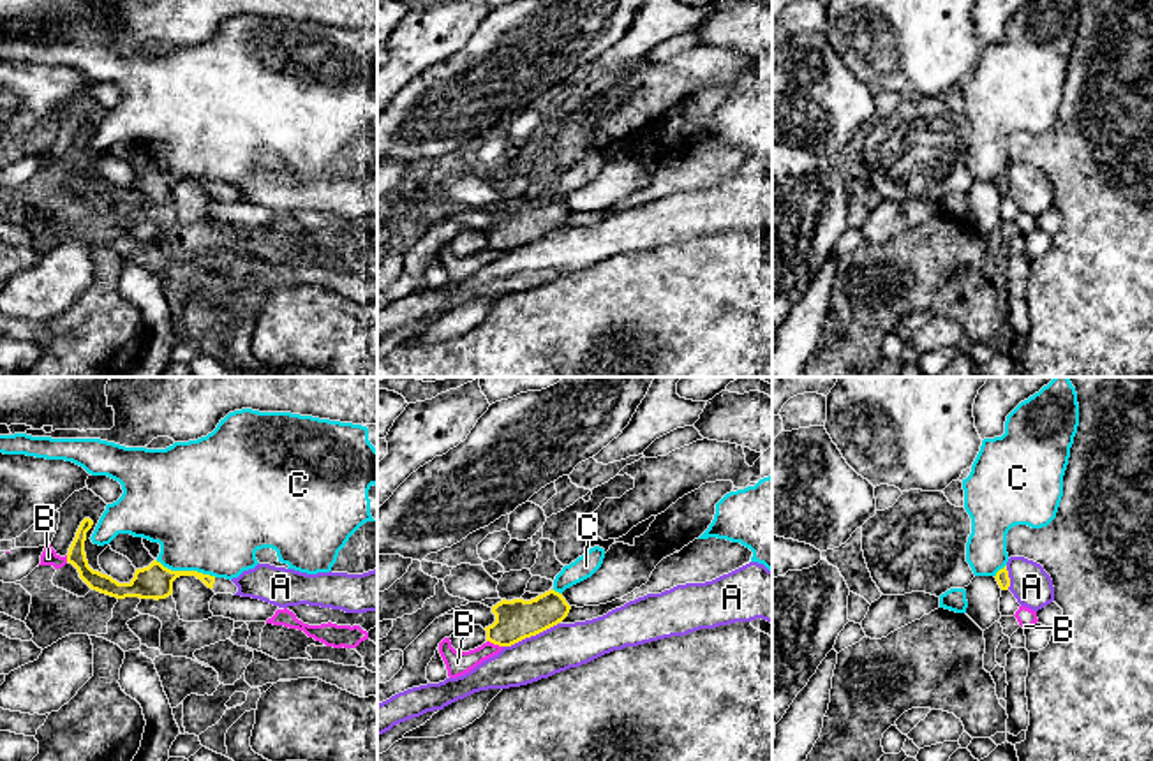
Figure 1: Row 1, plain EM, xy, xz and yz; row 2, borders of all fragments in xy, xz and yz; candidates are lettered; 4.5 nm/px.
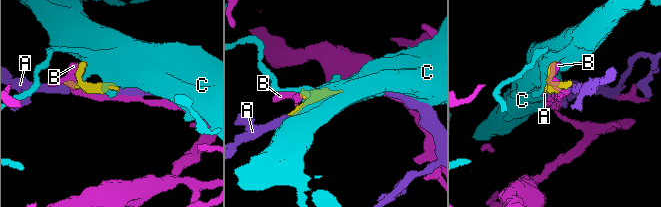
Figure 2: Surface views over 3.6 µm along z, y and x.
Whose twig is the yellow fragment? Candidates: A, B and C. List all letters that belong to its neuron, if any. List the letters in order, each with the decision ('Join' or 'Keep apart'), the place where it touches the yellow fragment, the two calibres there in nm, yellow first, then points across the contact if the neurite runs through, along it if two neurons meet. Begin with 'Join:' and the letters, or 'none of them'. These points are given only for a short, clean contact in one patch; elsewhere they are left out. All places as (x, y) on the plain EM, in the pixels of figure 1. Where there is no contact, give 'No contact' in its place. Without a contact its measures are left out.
Join: none of them
A: Keep apart. Touches yellow at xz (529, 242). Thickness 190 nm (yellow) against 200 nm
B: Keep apart. Touches yellow at xz (494, 249). Thickness 190 nm (yellow) against 110 nm
C: Keep apart. Touches yellow at xy (185, 177). Thickness 160 nm (yellow) against 480 nm

